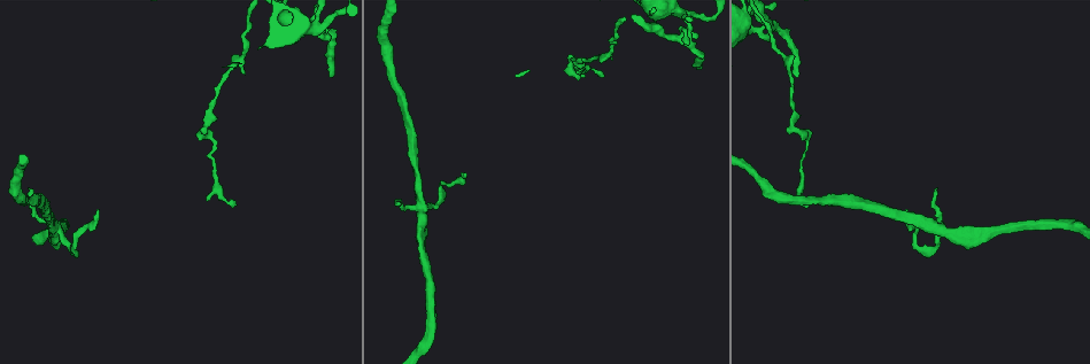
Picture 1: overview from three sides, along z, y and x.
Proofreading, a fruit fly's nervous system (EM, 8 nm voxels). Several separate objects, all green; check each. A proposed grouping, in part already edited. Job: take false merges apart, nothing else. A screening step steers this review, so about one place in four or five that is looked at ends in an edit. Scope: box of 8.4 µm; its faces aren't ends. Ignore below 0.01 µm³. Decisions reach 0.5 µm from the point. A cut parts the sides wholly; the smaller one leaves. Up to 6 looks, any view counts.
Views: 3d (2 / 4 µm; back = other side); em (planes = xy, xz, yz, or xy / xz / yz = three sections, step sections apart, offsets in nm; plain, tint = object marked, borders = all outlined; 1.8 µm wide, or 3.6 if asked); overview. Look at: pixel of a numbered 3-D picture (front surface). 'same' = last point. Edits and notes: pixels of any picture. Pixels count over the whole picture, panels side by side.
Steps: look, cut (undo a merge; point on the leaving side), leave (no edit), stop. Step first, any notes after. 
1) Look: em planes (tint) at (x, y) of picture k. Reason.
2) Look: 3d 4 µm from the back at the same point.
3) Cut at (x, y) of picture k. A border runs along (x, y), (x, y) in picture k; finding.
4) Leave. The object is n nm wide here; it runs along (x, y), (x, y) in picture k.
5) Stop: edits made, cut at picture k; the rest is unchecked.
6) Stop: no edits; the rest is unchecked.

Look: 3d 4 µm at (761, 29) of picture 1. Four-way junction.

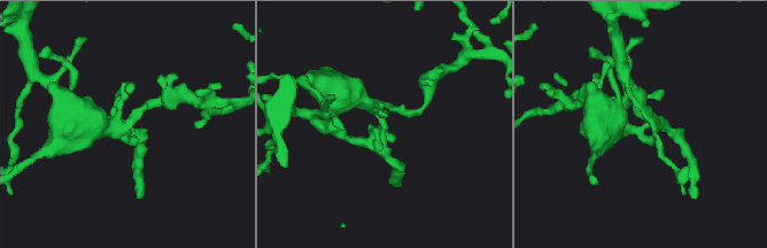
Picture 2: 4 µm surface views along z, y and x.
Look: em planes (tint) at (383, 136) of picture 2. 4 arms meet here; now the EM.

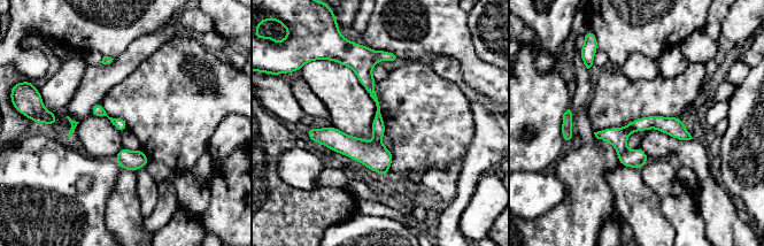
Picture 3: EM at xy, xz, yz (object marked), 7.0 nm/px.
Cut at (660, 123) of picture 3. The part that leaves runs along (311, 132), (359, 148), (385, 171) in picture 3; a second cell is stuck on.

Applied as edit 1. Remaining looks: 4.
Look: em planes (tint) at (425, 208) of picture 1. Thick turns thin.

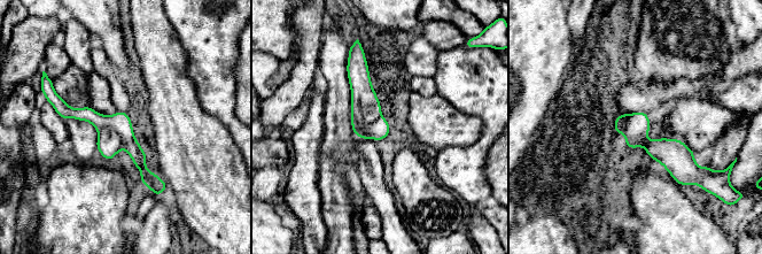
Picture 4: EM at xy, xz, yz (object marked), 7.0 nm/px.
Cut at (121, 122) of picture 4. A border runs along (98, 130), (113, 128), (123, 146) in picture 4; a second cell is stuck on.

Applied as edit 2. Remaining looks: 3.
Stop: edits made, cut at picture 3, cut at picture 4; the rest is unchecked.

